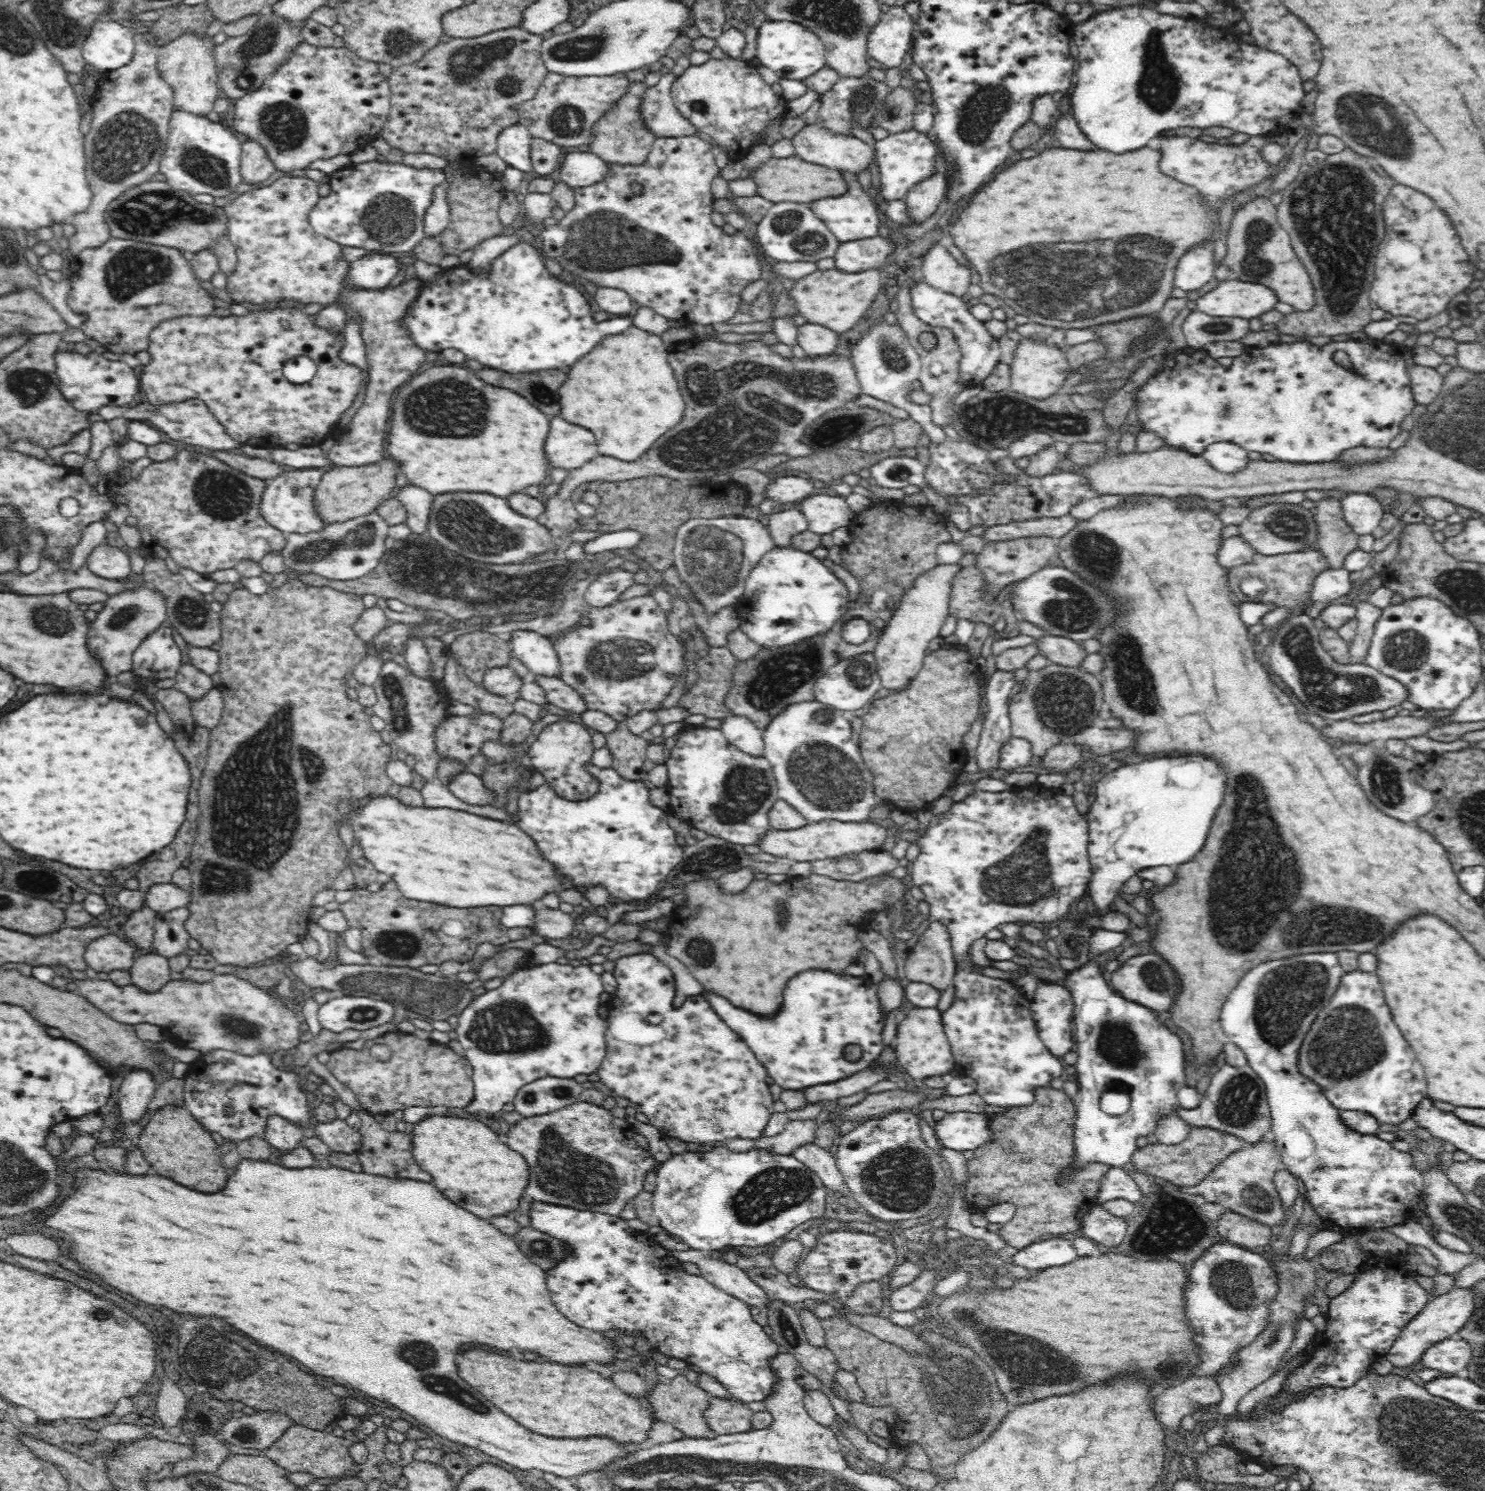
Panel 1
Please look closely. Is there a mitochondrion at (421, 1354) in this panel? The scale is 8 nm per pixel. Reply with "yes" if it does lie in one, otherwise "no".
yes

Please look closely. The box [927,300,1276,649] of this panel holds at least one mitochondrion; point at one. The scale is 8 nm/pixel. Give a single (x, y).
(992, 420)

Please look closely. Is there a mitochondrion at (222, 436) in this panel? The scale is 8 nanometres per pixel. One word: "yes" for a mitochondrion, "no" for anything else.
no

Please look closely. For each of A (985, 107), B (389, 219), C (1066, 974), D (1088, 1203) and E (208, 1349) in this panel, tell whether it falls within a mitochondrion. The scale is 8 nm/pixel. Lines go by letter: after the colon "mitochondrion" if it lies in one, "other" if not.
A: mitochondrion
B: mitochondrion
C: other
D: other
E: mitochondrion

